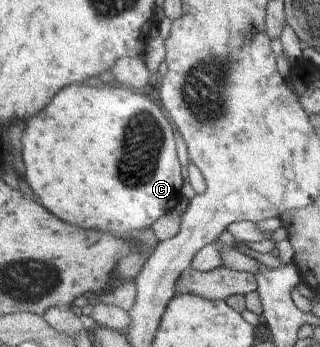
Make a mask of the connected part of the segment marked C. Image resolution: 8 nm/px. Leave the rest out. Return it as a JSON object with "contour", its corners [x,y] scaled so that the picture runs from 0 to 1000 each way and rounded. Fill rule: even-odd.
{"contour":[[[219,245],[178,265],[163,294],[122,326],[81,346],[81,369],[72,380],[72,458],[81,476],[78,516],[116,559],[128,591],[141,591],[163,617],[172,617],[188,634],[206,637],[213,646],[250,654],[263,663],[328,666],[356,677],[381,677],[413,669],[438,671],[459,657],[475,657],[478,646],[522,620],[531,608],[569,582],[575,559],[569,559],[569,501],[563,501],[563,458],[556,432],[550,432],[550,392],[544,392],[544,369],[525,346],[525,334],[500,317],[500,305],[481,294],[481,285],[456,268],[456,259],[428,259],[381,248],[331,248],[331,254],[306,254],[306,248],[231,248]]]}

